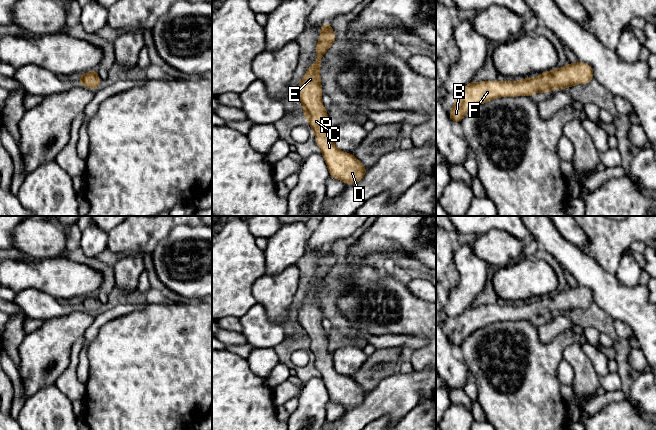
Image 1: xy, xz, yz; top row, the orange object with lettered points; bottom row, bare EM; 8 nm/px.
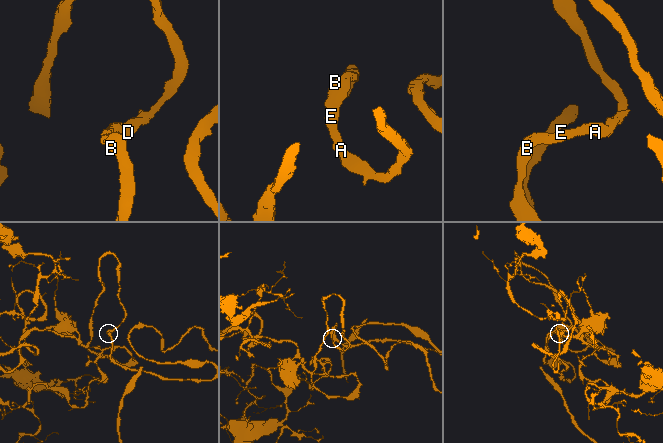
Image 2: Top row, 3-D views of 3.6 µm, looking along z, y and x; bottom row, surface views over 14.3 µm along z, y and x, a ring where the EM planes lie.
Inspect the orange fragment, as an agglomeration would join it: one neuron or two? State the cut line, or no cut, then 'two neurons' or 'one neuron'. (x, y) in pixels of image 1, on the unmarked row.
cut none; one neuron

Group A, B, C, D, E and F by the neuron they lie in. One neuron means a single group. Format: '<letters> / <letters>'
A B C D E F

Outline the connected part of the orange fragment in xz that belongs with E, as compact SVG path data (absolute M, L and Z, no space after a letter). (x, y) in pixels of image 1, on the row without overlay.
M332 246L321 249L321 259L317 265L315 277L318 283L308 291L303 303L298 309L298 322L303 330L303 340L315 357L316 368L326 386L330 401L343 405L345 408L355 408L364 402L368 392L350 377L339 374L333 364L332 355L328 351L328 336L322 327L322 311L319 293L321 281L336 264L331 253Z

